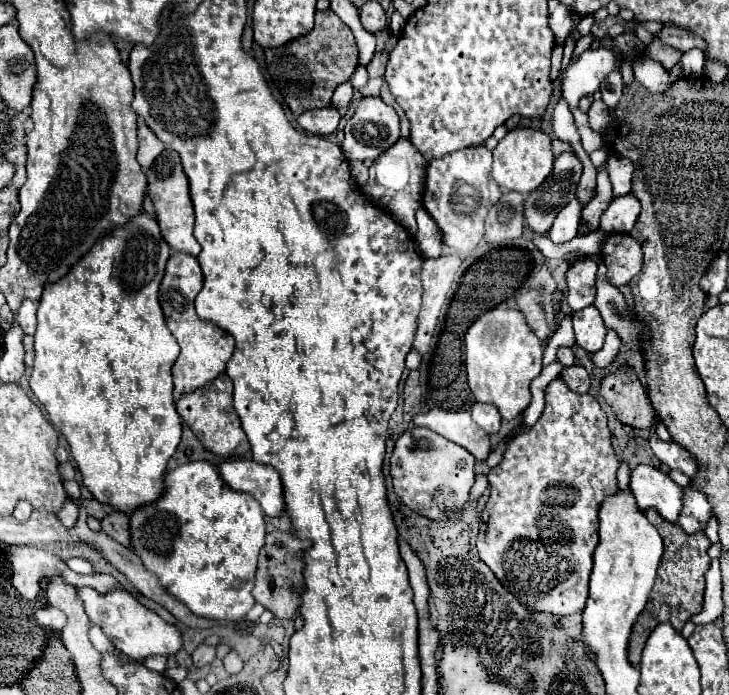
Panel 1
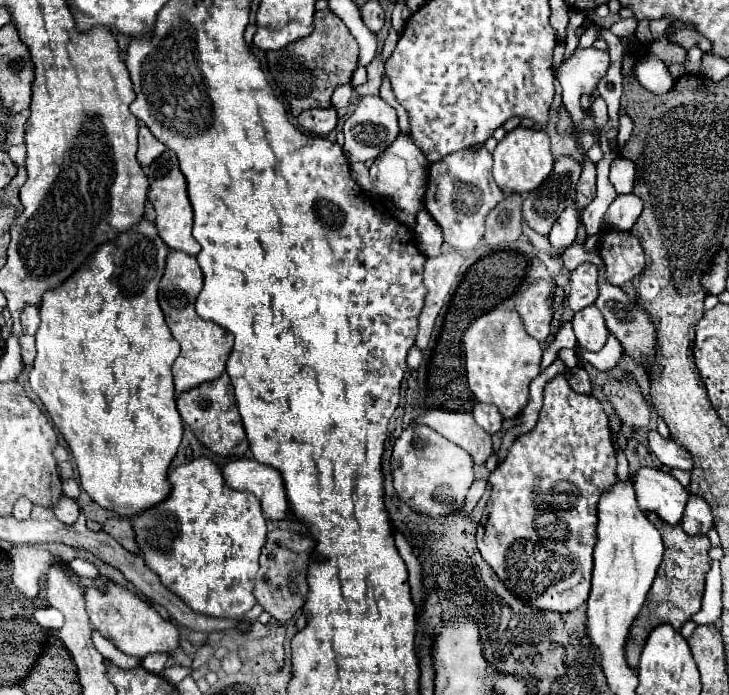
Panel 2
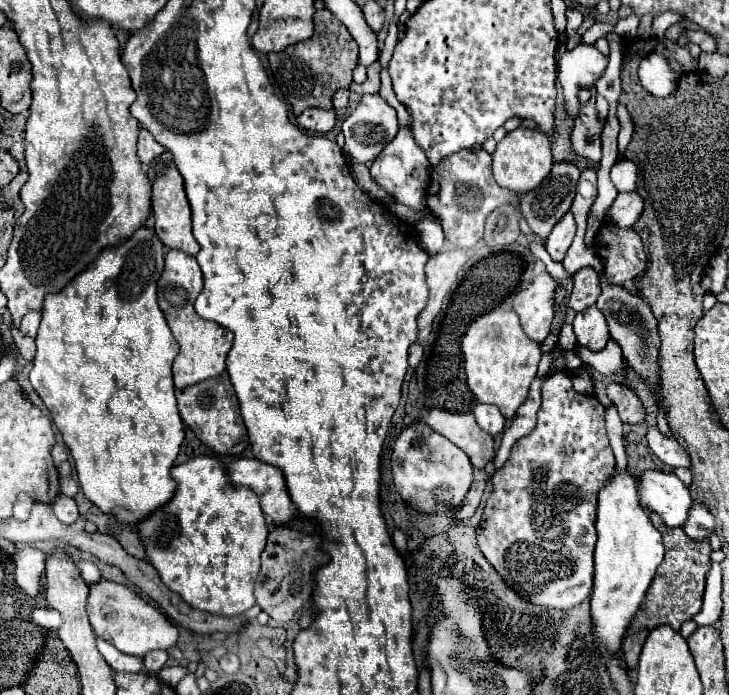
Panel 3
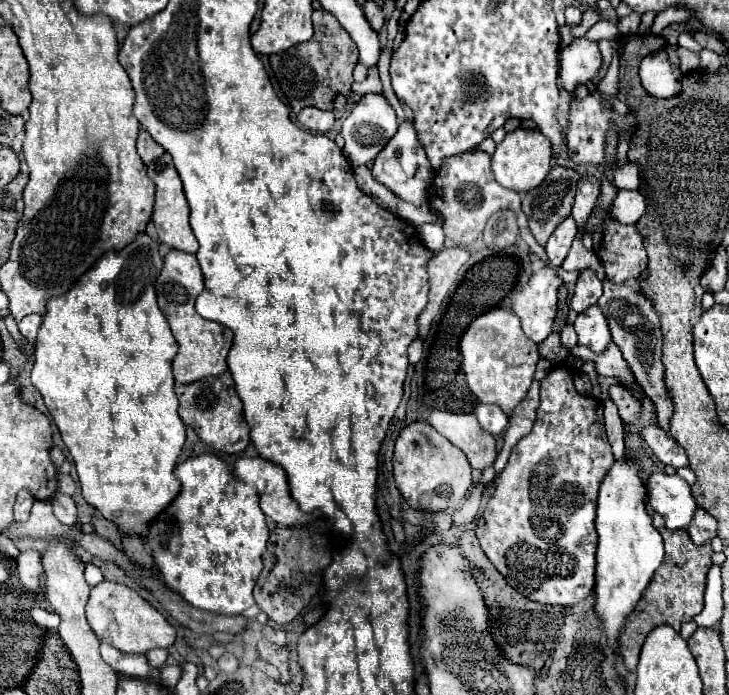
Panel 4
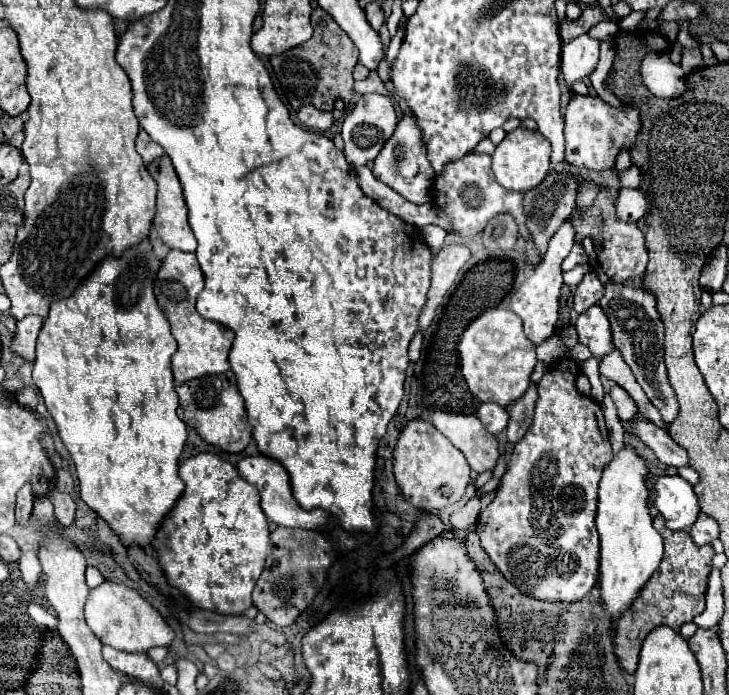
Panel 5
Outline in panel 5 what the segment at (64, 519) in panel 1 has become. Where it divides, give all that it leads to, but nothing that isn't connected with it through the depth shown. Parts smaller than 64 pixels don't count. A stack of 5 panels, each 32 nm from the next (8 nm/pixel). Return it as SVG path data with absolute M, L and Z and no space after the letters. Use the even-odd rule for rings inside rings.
M58 490L50 492L50 502L54 504L54 514L58 518L58 522L62 526L70 526L74 524L74 518L76 518L76 504L74 500L70 498L70 494L62 494Z

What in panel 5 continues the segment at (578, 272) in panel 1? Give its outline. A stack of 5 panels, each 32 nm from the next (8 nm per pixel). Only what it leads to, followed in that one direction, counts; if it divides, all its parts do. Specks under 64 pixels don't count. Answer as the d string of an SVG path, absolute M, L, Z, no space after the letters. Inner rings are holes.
M592 270L586 272L574 292L574 310L584 312L586 308L598 304L602 294L604 294L604 284L598 280L598 276Z

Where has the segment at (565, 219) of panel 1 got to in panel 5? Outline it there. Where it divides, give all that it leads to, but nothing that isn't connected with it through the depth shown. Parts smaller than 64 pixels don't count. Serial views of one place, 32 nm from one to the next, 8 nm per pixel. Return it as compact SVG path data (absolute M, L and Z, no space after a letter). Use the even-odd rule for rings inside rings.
M566 220L558 228L558 232L552 236L552 240L548 242L548 250L546 250L540 266L526 280L526 284L512 296L512 306L510 308L522 318L524 332L534 344L542 344L548 336L554 334L554 324L558 320L558 298L560 298L560 288L564 284L560 264L568 256L572 244L574 244L574 228L572 228L572 220Z

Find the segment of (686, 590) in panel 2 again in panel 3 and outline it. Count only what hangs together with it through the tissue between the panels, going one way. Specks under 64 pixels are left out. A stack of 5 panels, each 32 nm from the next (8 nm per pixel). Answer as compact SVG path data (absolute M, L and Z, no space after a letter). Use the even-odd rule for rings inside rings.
M660 524L658 530L664 538L666 554L664 554L660 568L656 570L654 582L646 594L646 600L644 600L638 616L634 616L634 620L630 622L626 638L622 642L624 662L630 670L634 670L638 666L638 656L640 656L640 650L642 650L650 630L654 630L660 624L670 624L674 630L680 630L682 622L690 620L696 612L700 612L702 594L704 594L704 578L712 564L710 562L710 552L712 552L710 540L692 540L690 536L684 534L682 528L668 528L666 524Z

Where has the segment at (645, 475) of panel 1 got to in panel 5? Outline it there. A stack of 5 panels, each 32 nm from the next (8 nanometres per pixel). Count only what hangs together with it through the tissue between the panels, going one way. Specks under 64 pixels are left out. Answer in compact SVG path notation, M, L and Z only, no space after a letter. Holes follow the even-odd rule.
M656 476L652 484L652 504L664 516L670 530L686 530L696 522L700 512L698 498L692 486L676 476Z

